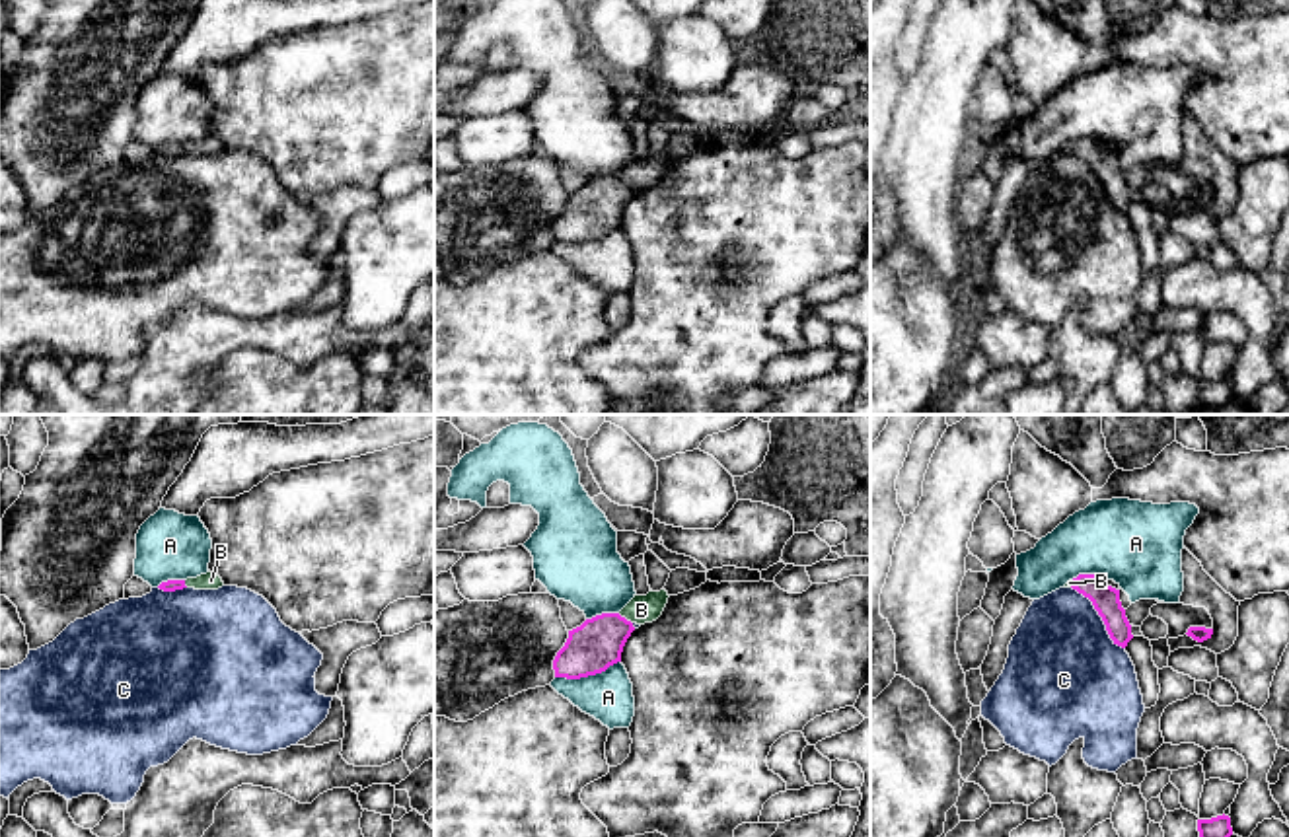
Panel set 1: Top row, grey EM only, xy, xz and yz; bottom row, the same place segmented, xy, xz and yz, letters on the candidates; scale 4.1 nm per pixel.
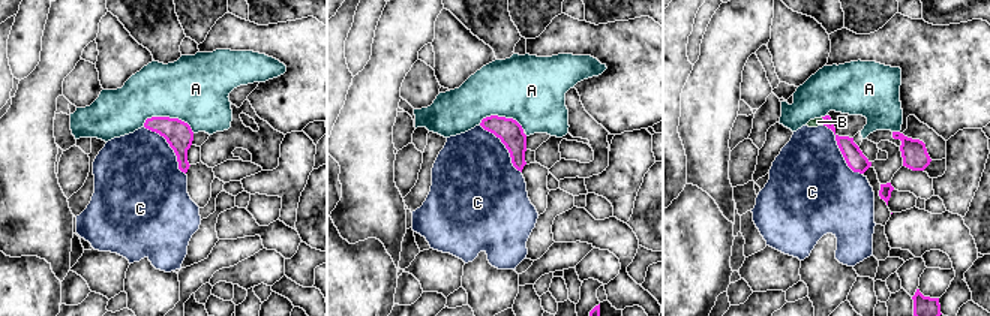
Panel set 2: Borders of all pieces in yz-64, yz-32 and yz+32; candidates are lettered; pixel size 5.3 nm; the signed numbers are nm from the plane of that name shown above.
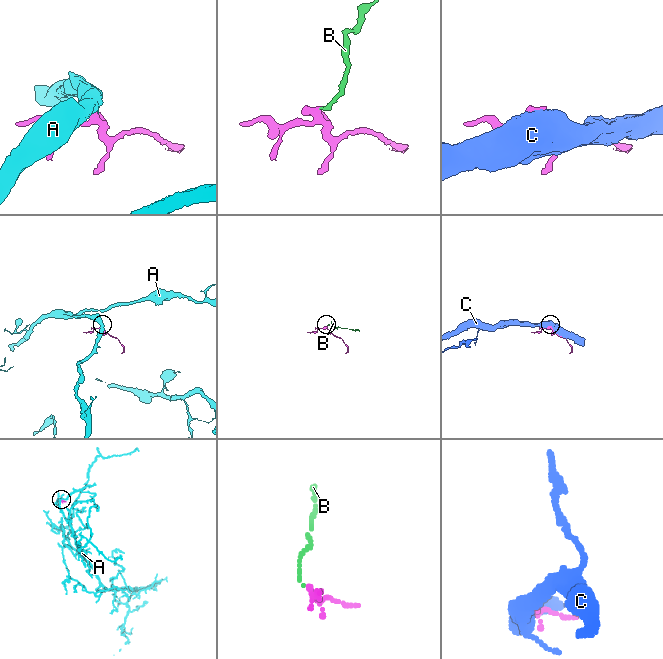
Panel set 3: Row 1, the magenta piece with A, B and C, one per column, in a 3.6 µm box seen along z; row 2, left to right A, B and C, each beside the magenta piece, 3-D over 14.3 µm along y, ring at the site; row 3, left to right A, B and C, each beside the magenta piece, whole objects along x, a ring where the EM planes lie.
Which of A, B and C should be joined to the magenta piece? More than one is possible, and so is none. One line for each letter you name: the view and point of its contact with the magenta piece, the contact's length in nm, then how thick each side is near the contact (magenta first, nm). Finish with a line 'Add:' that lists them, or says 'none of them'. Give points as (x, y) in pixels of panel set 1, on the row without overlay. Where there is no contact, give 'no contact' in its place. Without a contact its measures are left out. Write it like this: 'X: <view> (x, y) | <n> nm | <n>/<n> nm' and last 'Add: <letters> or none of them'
B: xz (624, 181) | 80 nm | 220/120 nm
Add: B

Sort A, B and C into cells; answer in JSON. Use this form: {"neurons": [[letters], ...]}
{"neurons": [["A"], ["B"], ["C"]]}

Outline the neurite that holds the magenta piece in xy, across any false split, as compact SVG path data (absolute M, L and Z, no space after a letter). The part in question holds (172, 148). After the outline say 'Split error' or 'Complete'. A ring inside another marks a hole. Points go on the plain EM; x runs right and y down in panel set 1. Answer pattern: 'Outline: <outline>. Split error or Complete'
Outline: M208 134L206 138L201 138L197 142L162 146L158 152L164 156L175 156L183 152L218 154L222 150L224 150L222 142L216 136Z. Split error

